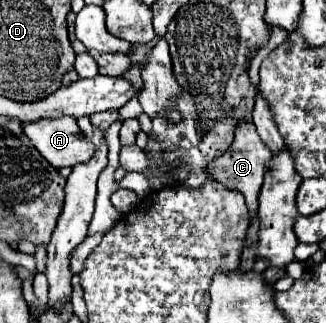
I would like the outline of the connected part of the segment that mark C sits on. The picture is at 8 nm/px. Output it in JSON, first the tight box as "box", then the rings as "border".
{"box":[208,122,272,216],"border":[[[240,122],[236,126],[232,146],[228,148],[228,152],[224,152],[216,160],[212,160],[212,164],[208,164],[208,172],[212,172],[212,178],[216,182],[224,184],[226,188],[240,190],[246,198],[250,216],[254,216],[258,210],[258,194],[262,188],[262,180],[264,180],[264,164],[266,164],[266,160],[270,160],[270,156],[272,156],[272,152],[266,148],[262,138],[258,136],[254,124],[252,122]]]}

